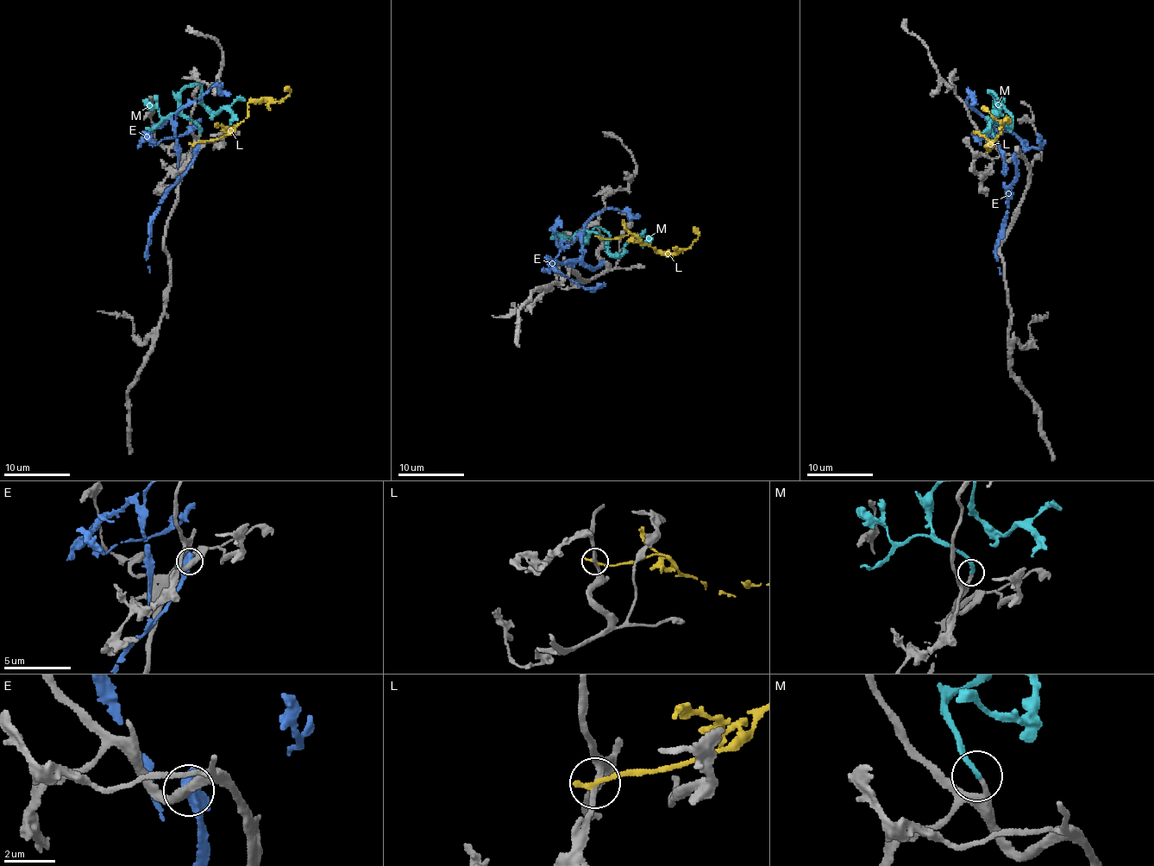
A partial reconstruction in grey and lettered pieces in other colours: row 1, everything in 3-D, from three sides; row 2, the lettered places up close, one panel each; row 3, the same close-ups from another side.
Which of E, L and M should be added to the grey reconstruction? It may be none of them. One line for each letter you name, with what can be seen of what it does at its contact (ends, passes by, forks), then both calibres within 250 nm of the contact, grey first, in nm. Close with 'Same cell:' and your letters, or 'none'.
M: it ends | 200/240 nm
Same cell: M

